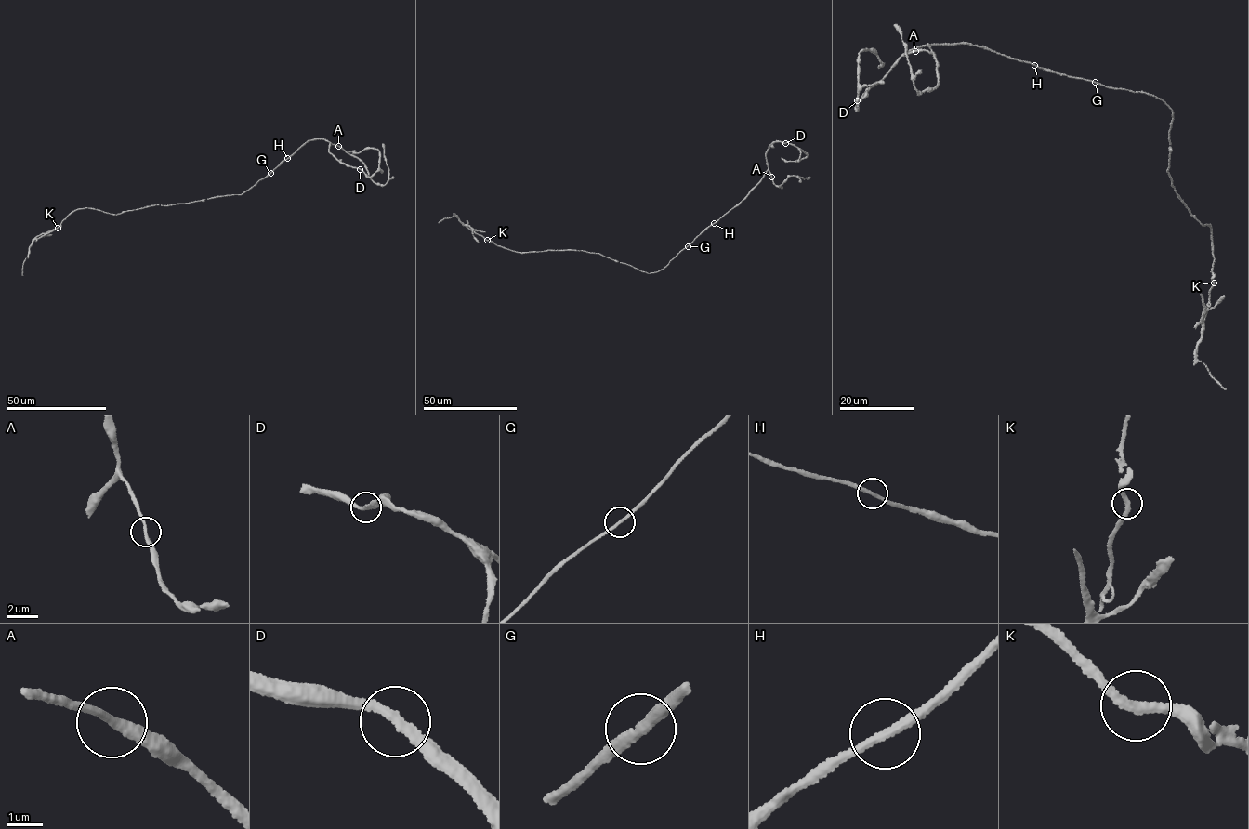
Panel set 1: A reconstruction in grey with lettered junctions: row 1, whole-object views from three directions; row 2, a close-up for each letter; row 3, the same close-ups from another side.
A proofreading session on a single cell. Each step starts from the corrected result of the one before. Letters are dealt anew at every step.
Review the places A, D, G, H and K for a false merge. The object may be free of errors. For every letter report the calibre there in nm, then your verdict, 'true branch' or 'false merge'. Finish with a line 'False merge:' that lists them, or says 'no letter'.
A: 240 nm | true branch
D: 240 nm | true branch
G: 240 nm | true branch
H: 240 nm | true branch
K: 240 nm | true branch
False merge: no letter

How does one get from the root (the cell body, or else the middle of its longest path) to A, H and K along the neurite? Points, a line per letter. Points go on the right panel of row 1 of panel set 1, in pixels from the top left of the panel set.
A: (1148, 94), (1060, 74), (966, 43), (927, 44), (904, 54), (915, 51)
H: (1148, 94), (1070, 77), (1034, 65)
K: (1148, 94), (1160, 98), (1173, 111), (1167, 171), (1172, 186), (1190, 214), (1203, 226), (1212, 228), (1214, 282)

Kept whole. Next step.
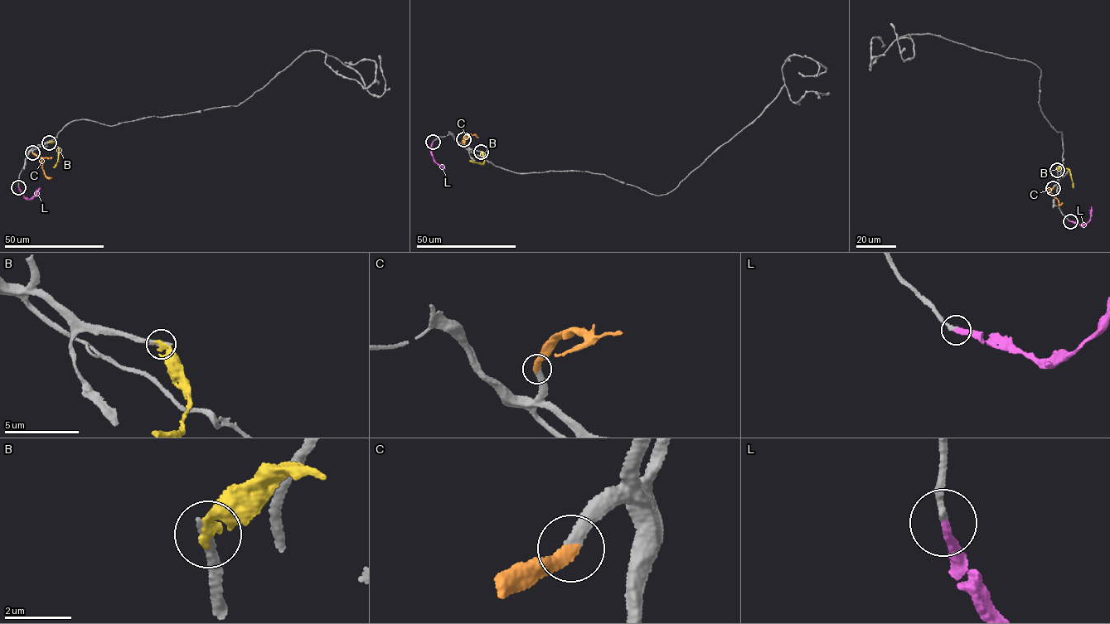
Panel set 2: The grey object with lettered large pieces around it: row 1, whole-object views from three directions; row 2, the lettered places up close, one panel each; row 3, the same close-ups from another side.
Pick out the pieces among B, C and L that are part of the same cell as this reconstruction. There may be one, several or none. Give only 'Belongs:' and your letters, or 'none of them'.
Belongs: C, L

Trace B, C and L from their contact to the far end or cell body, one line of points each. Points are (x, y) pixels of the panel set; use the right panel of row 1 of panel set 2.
B: (1057, 170), (1063, 166), (1068, 169), (1073, 188)
C: (1053, 188), (1048, 191), (1059, 205), (1062, 202)
L: (1070, 221), (1086, 224), (1090, 218), (1091, 206)

